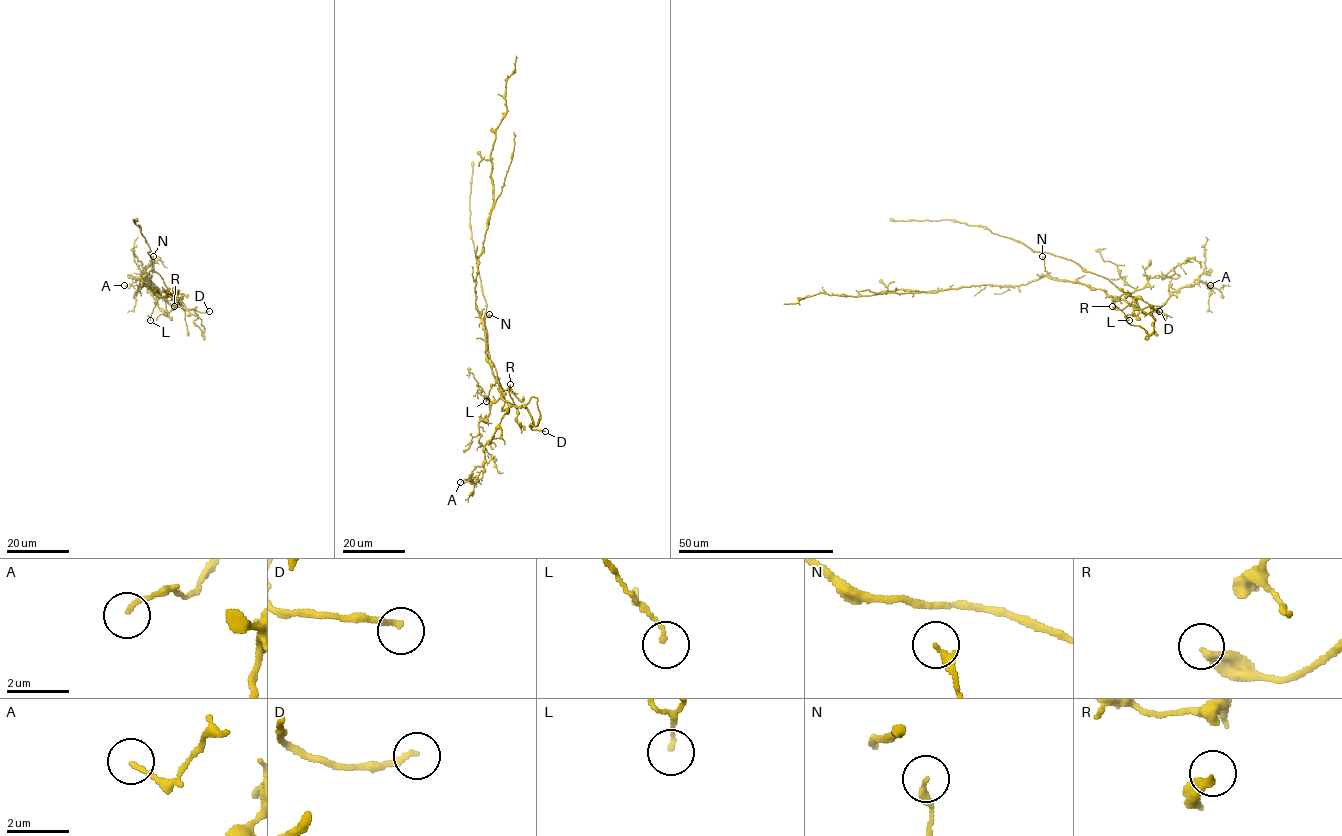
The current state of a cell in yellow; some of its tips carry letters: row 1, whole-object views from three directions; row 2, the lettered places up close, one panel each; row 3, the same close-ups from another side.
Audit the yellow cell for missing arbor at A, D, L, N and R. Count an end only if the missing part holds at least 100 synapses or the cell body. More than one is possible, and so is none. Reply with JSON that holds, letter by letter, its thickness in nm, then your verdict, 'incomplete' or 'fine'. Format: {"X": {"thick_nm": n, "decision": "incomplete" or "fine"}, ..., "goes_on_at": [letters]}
{"A": {"thick_nm": 120, "decision": "fine"}, "D": {"thick_nm": 160, "decision": "incomplete"}, "L": {"thick_nm": 120, "decision": "fine"}, "N": {"thick_nm": 200, "decision": "fine"}, "R": {"thick_nm": 340, "decision": "fine"}, "goes_on_at": ["D"]}

